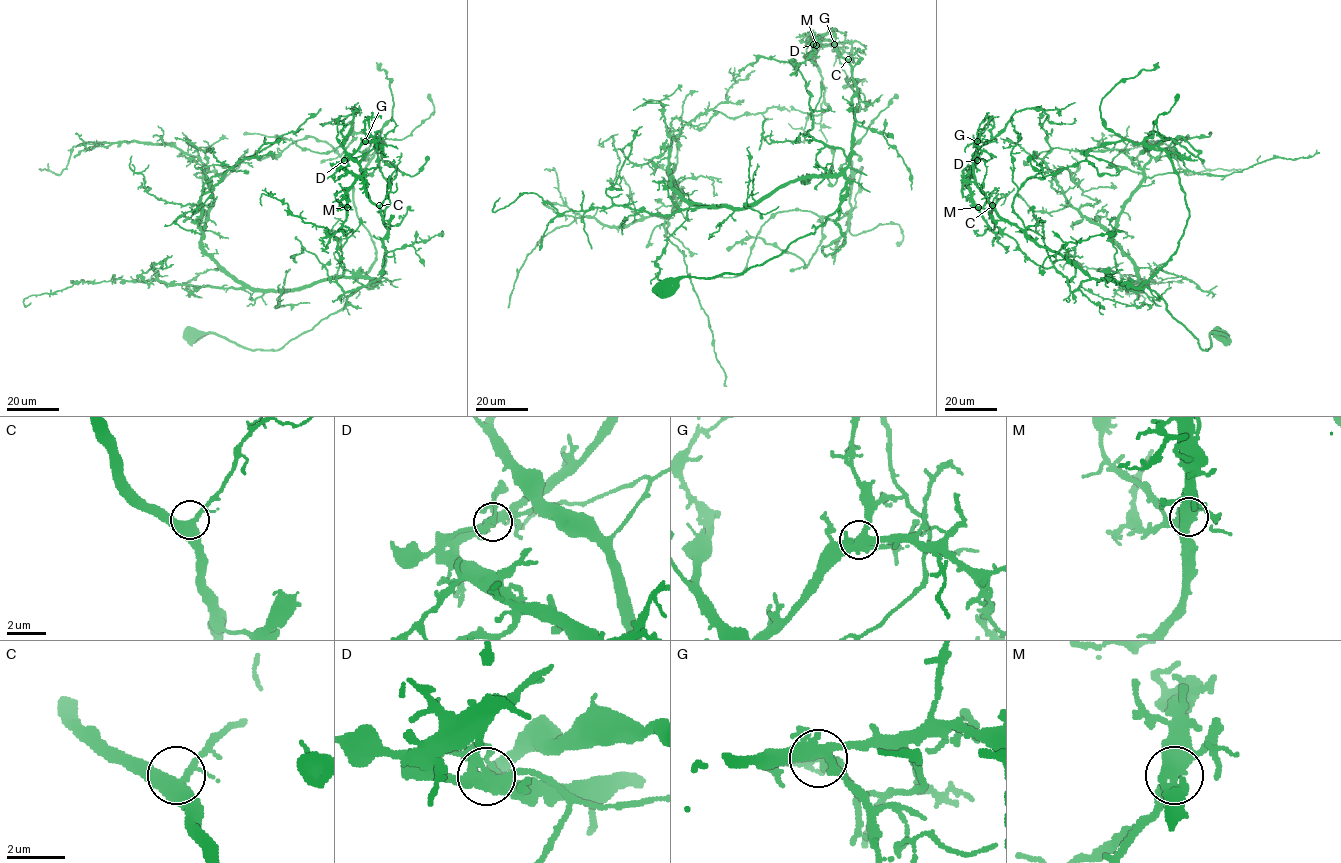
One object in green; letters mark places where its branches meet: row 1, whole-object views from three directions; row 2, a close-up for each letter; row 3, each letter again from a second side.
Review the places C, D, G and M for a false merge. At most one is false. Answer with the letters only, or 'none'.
D

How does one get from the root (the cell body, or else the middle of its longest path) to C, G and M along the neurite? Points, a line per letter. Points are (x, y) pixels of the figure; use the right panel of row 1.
C: (1223, 334), (1211, 332), (1211, 346), (1203, 350), (1154, 291), (1090, 278), (1038, 246), (992, 205)
G: (1223, 334), (1211, 332), (1203, 350), (1154, 291), (1090, 278), (1004, 220), (977, 185), (977, 141)
M: (1223, 334), (1211, 332), (1203, 350), (1148, 287), (1090, 278), (1071, 291), (1054, 268), (996, 235), (978, 207)

